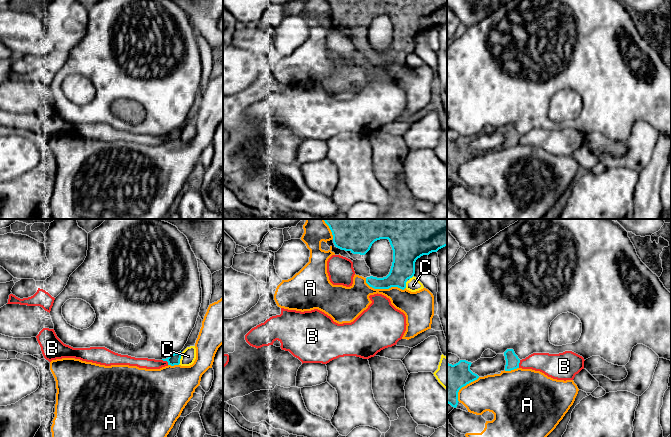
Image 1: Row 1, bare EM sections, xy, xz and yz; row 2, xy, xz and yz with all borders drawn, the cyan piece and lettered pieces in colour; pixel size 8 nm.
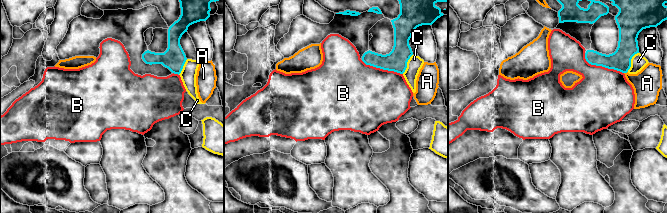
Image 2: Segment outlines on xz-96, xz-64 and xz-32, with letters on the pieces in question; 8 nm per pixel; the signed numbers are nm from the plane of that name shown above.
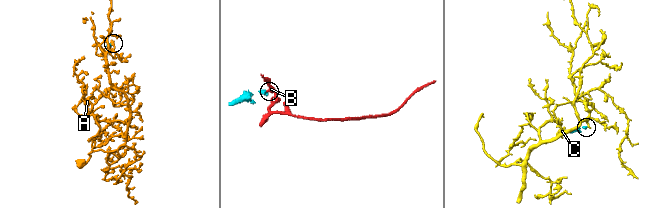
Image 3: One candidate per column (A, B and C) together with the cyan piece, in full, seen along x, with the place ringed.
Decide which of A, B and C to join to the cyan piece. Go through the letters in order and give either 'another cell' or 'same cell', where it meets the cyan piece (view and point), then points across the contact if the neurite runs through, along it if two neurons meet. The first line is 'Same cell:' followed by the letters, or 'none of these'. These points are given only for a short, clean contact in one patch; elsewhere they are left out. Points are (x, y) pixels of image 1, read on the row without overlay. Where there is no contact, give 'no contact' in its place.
Same cell: none of these
A: another cell; contact xz (384, 64)
B: another cell; contact xy (166, 136); border xy (162, 135), (168, 140)
C: another cell; contact xy (179, 135); border xy (182, 129), (178, 140)

